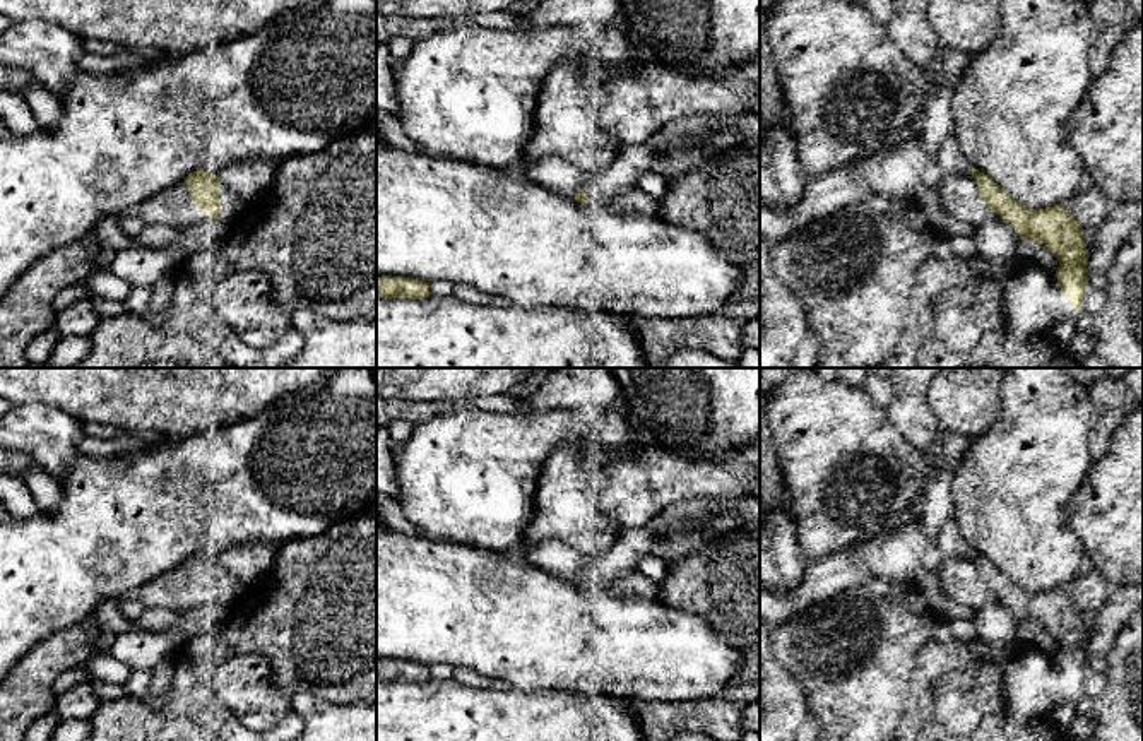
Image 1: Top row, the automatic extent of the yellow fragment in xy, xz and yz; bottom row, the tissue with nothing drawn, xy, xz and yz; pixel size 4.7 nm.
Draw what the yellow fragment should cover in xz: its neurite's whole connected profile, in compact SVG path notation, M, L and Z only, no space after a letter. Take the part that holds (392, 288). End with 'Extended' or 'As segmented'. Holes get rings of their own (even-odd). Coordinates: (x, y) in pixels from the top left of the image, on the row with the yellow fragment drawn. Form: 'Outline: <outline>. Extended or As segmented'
Outline: M376 277L376 299L388 298L411 298L411 299L424 299L428 298L429 284L421 279L411 277Z. As segmented

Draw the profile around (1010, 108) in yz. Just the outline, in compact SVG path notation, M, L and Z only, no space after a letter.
M1003 0L999 34L987 50L970 56L963 75L955 82L953 135L962 152L972 168L987 175L1027 209L1064 205L1078 192L1078 181L1087 173L1068 140L1066 125L1093 82L1088 67L1092 39L1088 5L1081 0Z

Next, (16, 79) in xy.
M0 65L0 91L12 91L22 94L22 91L33 82L29 72L21 67Z

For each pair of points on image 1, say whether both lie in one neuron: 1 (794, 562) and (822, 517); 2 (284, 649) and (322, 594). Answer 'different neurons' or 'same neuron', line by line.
1: different neurons
2: same neuron

